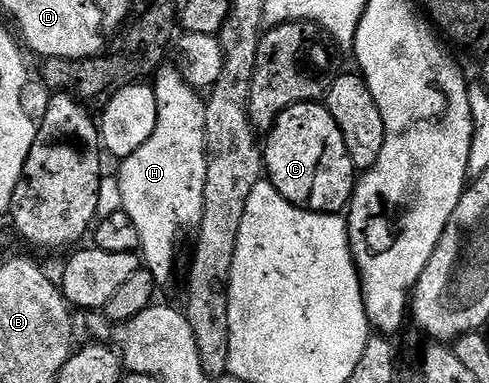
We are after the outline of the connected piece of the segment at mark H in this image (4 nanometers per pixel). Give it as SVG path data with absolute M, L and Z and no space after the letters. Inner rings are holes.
M164 69L156 74L157 81L153 85L157 100L155 131L151 139L124 158L117 169L117 189L121 192L124 216L137 232L144 268L146 265L150 269L146 270L158 282L172 275L173 264L177 261L177 244L188 233L190 236L203 219L203 189L208 165L203 140L204 112L189 113L187 106L177 105L177 73Z

